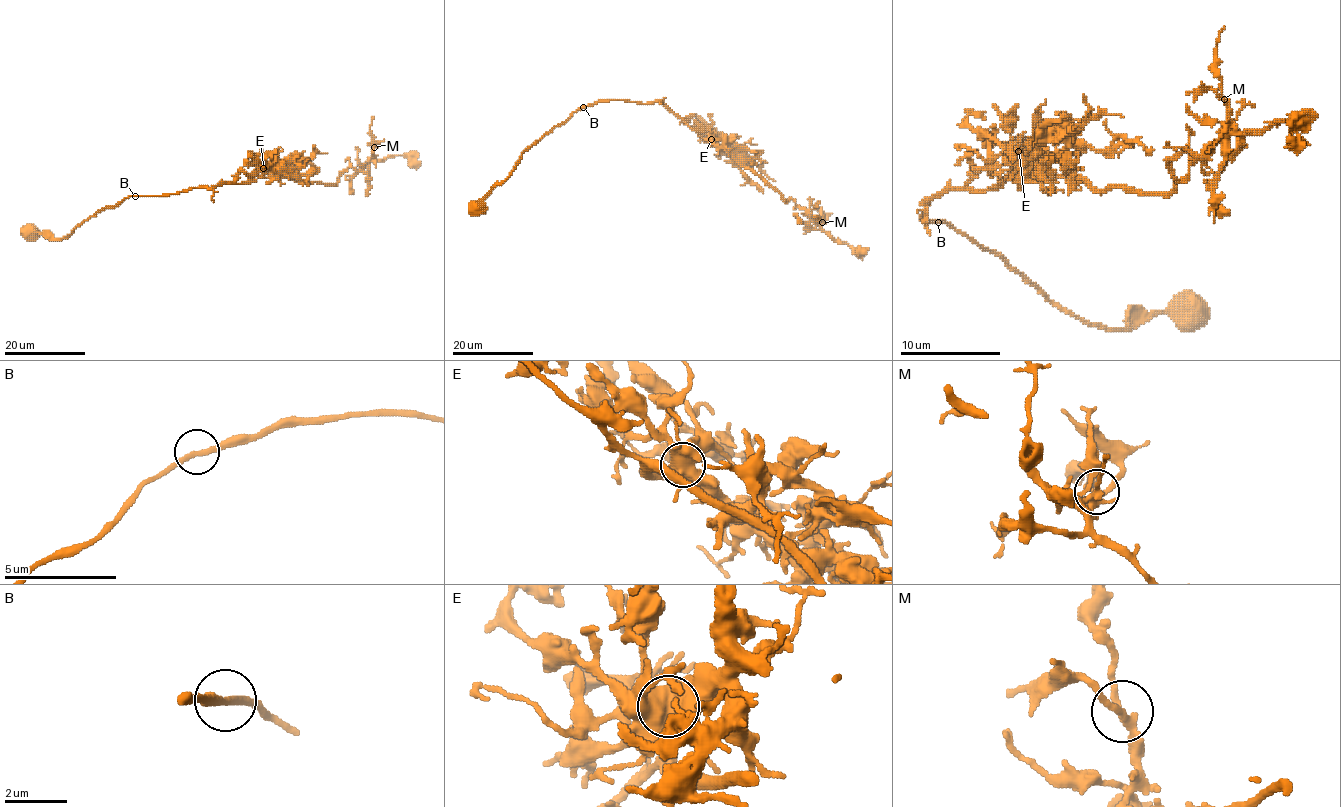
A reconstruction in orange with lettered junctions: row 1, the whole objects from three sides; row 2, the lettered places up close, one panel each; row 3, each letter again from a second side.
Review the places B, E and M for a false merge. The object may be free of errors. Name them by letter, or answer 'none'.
none

